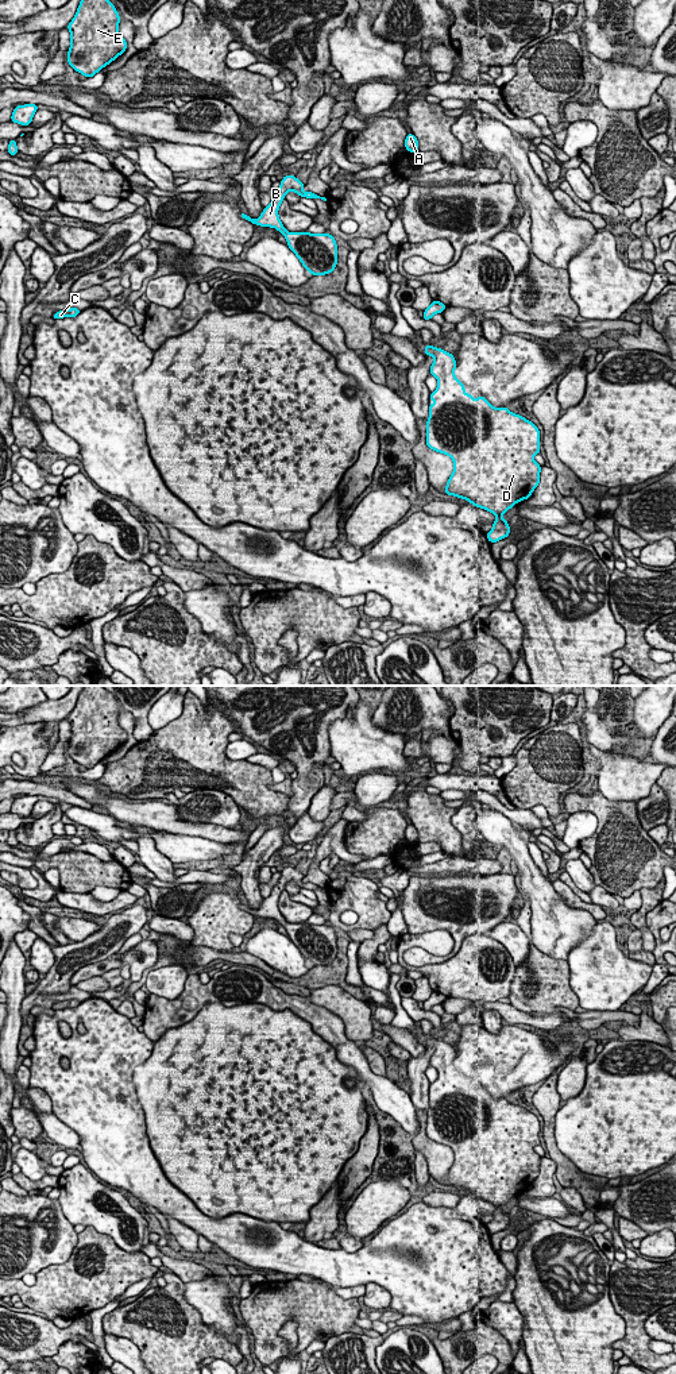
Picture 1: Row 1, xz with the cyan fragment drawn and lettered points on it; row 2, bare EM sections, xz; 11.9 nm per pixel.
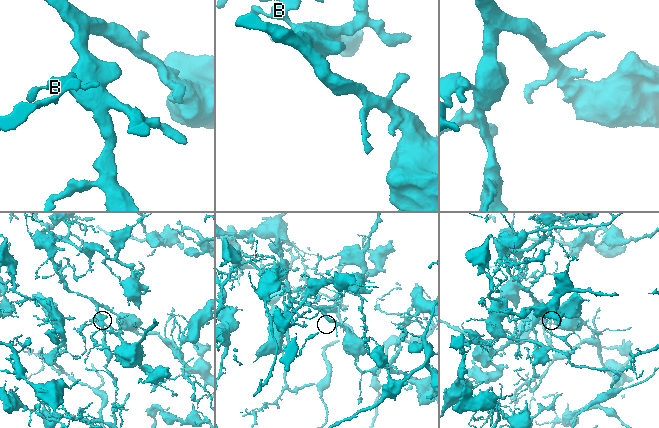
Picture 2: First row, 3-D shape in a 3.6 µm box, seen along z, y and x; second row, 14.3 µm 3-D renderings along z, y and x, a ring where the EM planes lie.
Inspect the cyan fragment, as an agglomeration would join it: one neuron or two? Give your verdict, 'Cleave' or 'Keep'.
Keep

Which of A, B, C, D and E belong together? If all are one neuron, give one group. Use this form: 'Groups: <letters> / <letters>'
Groups: A B C D E

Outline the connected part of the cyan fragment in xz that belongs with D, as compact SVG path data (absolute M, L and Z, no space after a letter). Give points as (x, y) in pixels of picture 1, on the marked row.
M430 344L425 346L424 354L434 358L430 366L430 375L439 382L437 389L429 394L429 400L434 400L436 402L429 404L425 437L426 447L448 455L453 460L453 472L448 479L444 494L467 499L474 506L491 512L497 520L486 536L491 544L497 543L506 539L510 533L510 526L502 516L510 507L514 507L517 502L528 499L540 483L541 466L533 459L534 455L540 454L540 431L536 424L519 414L511 413L507 408L494 408L482 395L474 401L472 393L467 394L464 391L466 386L455 377L456 359L452 354Z

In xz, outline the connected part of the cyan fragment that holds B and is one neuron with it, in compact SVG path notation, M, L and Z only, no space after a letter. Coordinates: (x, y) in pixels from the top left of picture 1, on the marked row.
M285 175L270 205L263 208L258 220L251 219L248 215L242 212L239 216L254 225L256 224L278 229L286 238L289 248L297 255L309 274L331 274L337 266L337 244L335 242L335 236L331 233L287 232L278 216L279 205L285 200L285 194L290 190L301 197L312 200L321 198L327 201L325 197L320 197L316 193L304 192L304 186L305 184L297 180L295 175Z

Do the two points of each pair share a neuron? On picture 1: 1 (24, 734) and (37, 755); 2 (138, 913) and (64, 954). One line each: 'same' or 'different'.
1: same
2: same

